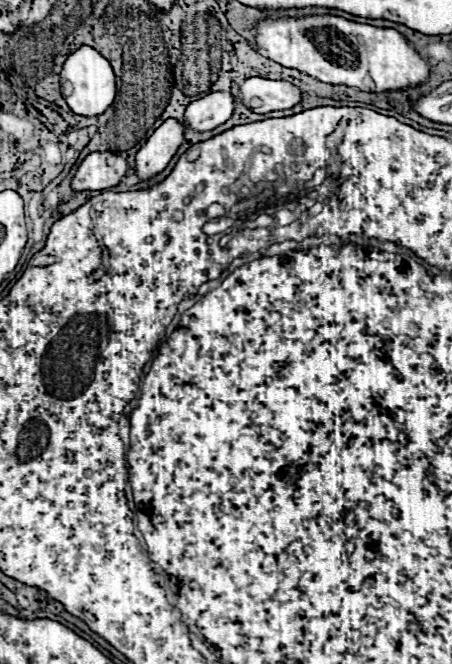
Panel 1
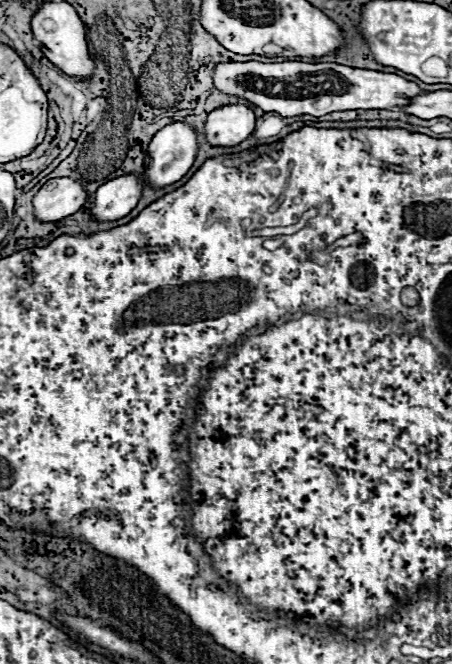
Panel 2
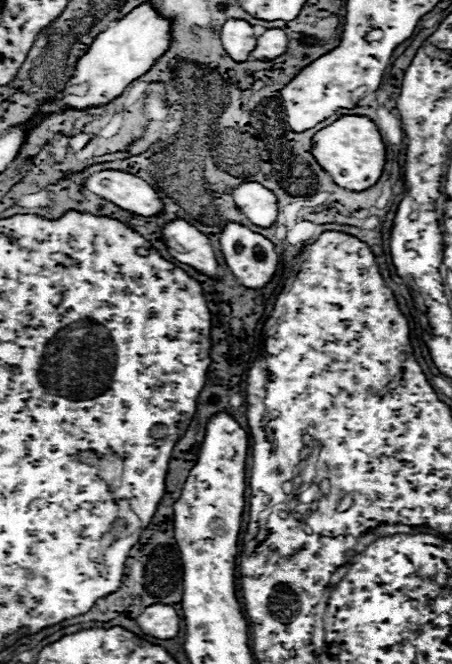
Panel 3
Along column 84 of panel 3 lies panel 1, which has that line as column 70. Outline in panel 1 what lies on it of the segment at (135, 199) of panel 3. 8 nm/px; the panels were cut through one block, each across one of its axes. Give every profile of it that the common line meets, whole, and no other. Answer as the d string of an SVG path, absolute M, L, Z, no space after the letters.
M92 152L78 166L70 186L76 192L106 190L116 186L128 170L128 162L114 152Z

